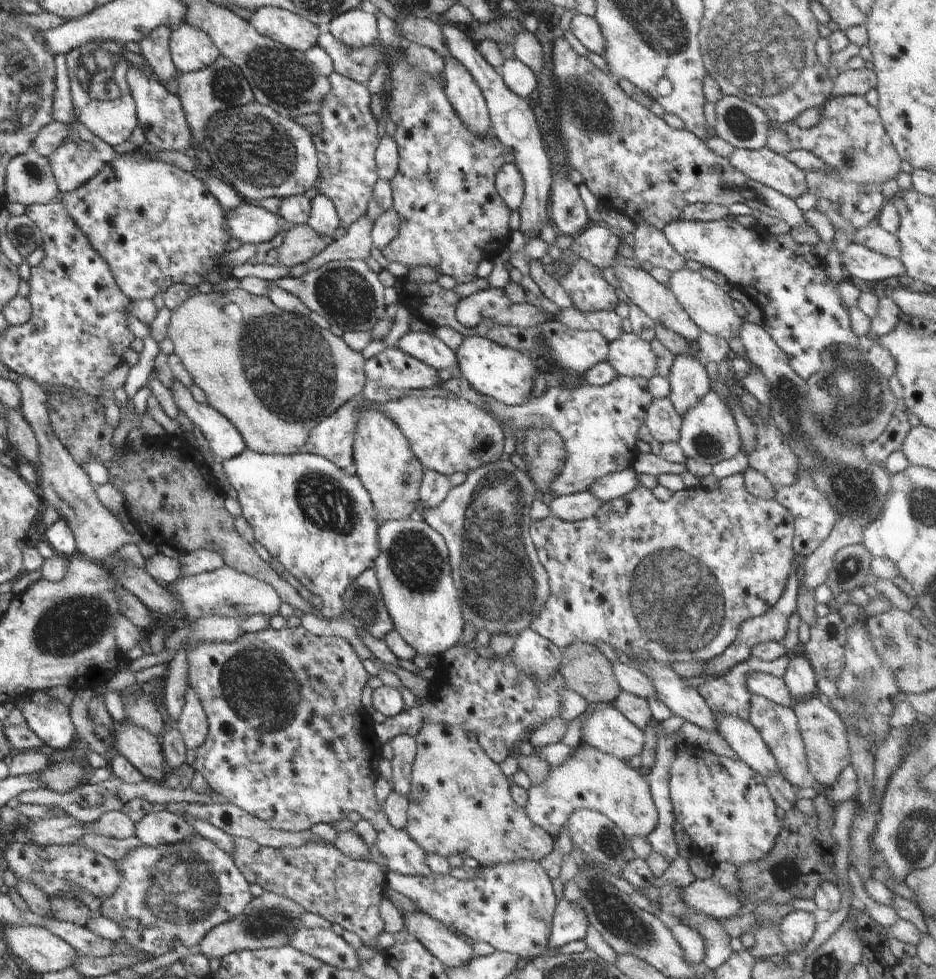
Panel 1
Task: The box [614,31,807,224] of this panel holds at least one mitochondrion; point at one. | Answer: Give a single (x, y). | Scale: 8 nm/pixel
(739, 119)

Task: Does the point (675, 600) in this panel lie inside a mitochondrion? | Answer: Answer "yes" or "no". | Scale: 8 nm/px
yes

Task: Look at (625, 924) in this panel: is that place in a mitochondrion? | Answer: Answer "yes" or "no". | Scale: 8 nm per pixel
yes

